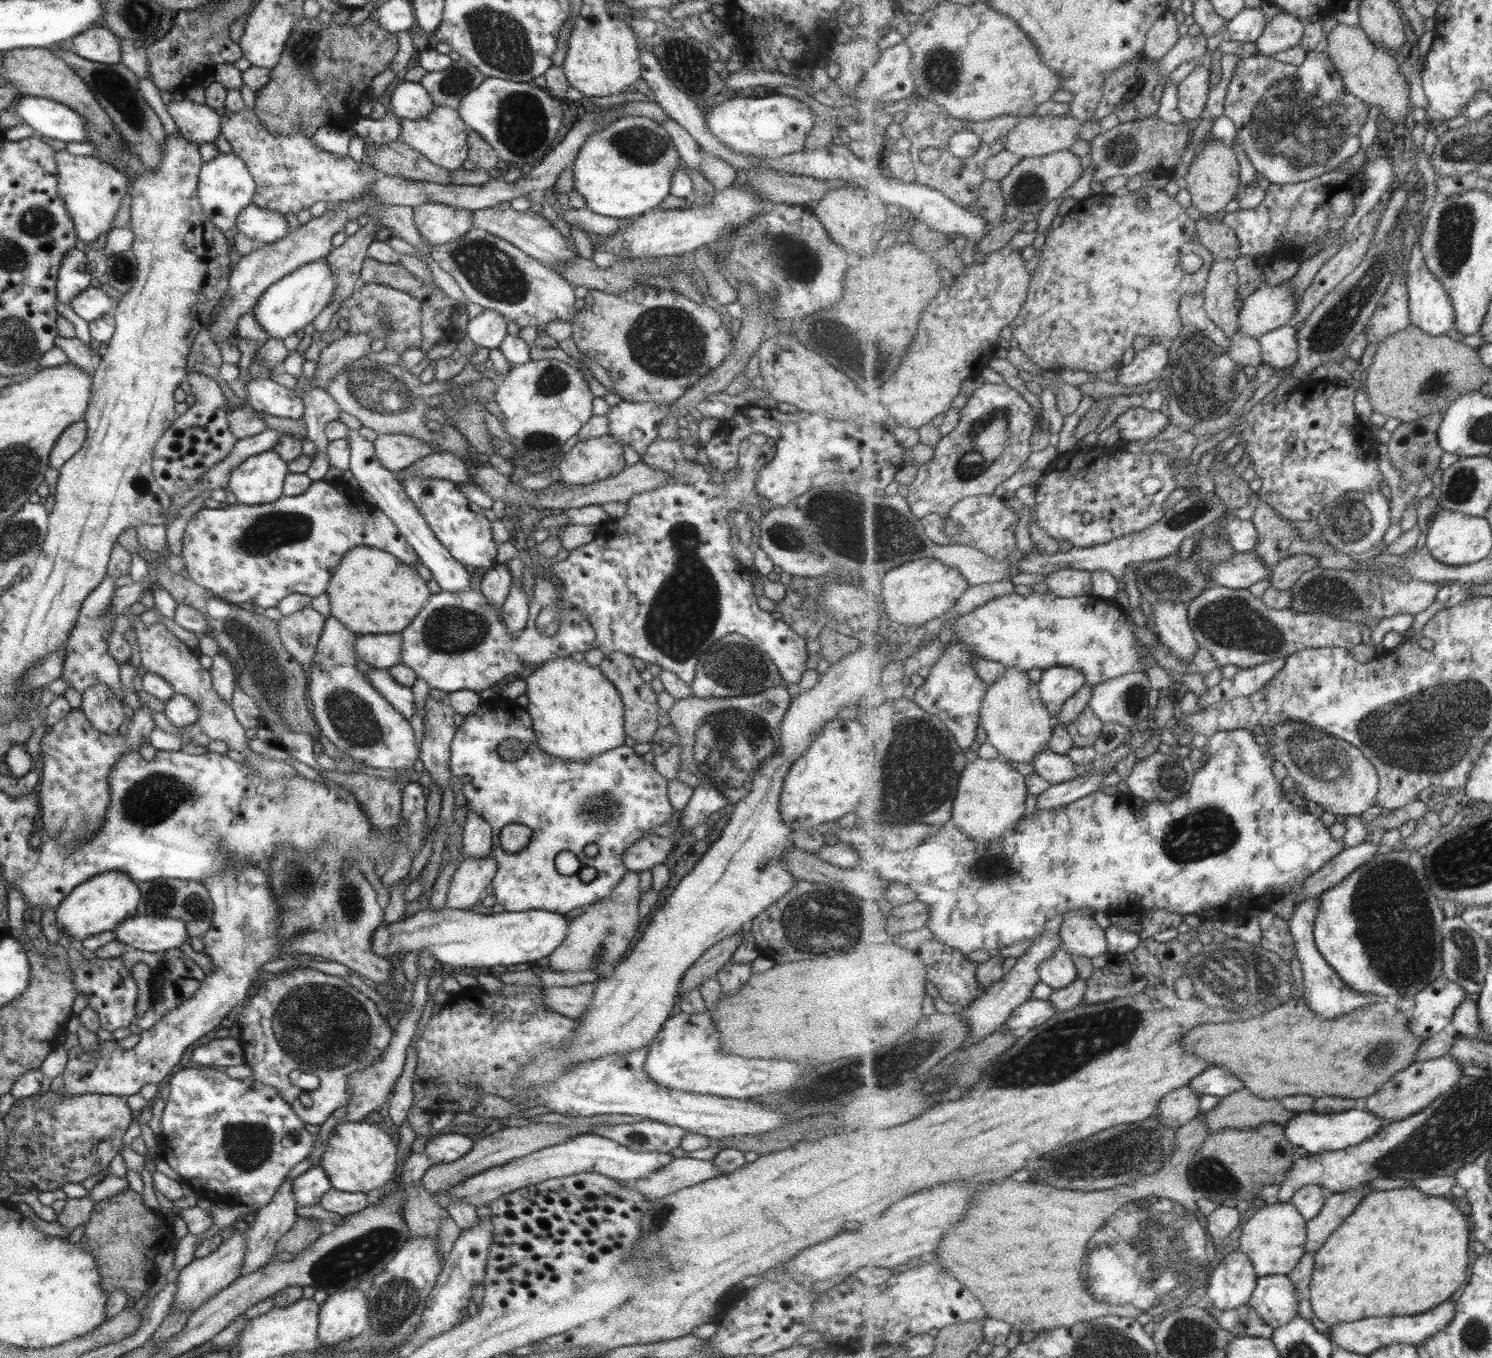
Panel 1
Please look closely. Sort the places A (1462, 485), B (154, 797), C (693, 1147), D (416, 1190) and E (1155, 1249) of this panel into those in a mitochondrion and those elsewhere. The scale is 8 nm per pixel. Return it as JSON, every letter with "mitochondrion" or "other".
{"A":"mitochondrion","B":"mitochondrion","C":"other","D":"other","E":"mitochondrion"}

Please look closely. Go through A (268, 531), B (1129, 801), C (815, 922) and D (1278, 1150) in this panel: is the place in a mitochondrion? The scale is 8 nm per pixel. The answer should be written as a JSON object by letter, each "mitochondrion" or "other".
{"A":"mitochondrion","B":"other","C":"mitochondrion","D":"mitochondrion"}

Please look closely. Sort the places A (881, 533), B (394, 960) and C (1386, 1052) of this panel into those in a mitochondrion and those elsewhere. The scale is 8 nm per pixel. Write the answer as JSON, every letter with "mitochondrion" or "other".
{"A":"mitochondrion","B":"other","C":"mitochondrion"}

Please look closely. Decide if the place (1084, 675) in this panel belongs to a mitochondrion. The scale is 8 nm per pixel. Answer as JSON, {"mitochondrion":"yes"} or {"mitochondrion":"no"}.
{"mitochondrion":"no"}

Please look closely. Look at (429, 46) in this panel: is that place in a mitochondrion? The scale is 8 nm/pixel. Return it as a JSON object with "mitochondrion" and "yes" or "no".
{"mitochondrion":"no"}

